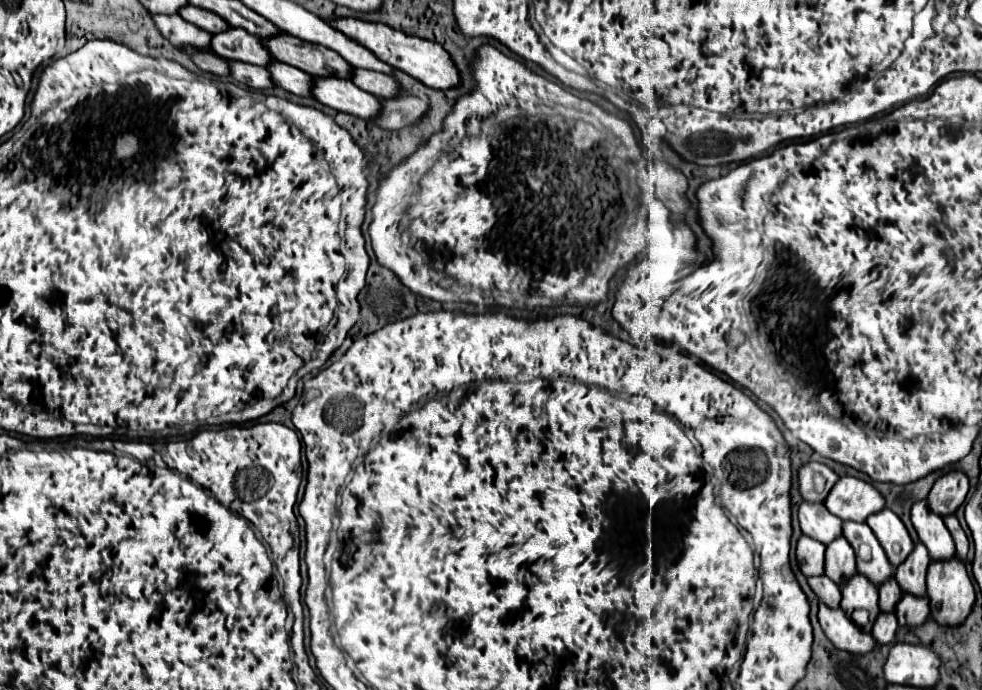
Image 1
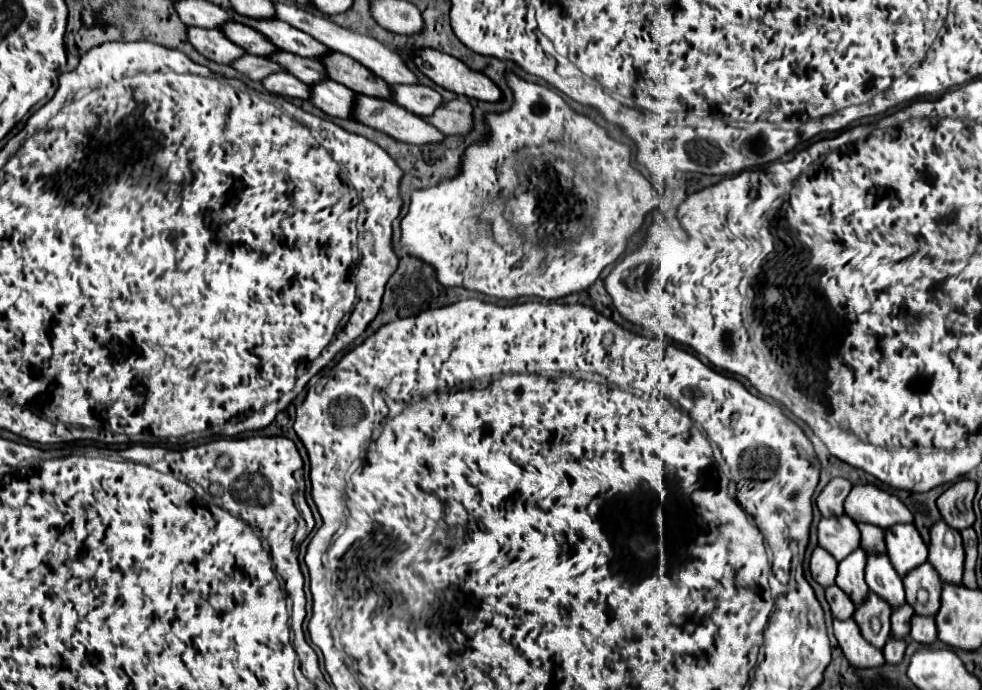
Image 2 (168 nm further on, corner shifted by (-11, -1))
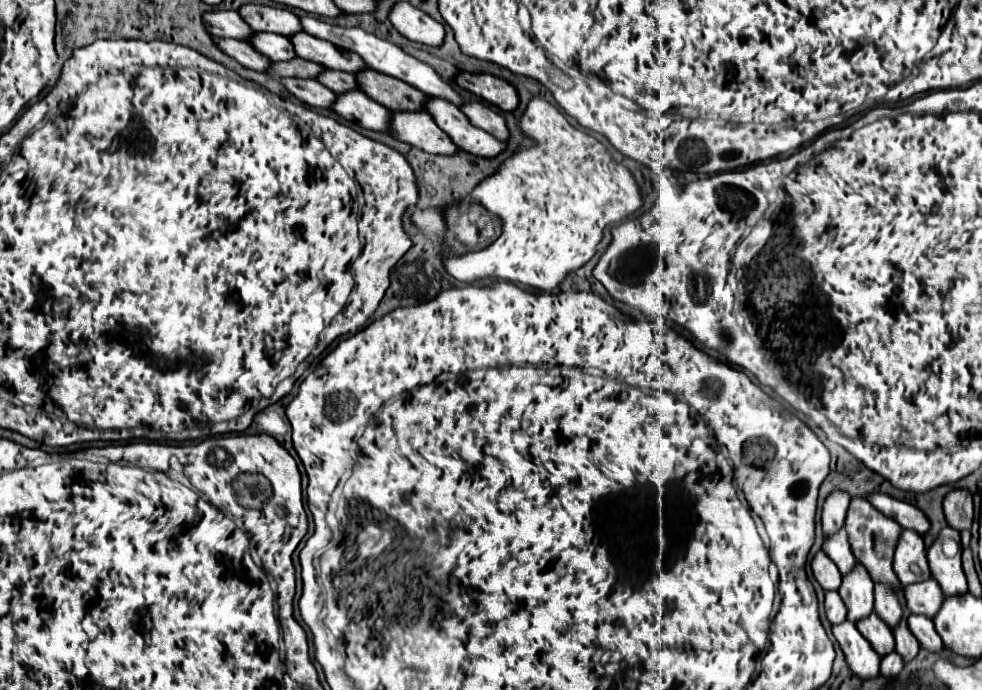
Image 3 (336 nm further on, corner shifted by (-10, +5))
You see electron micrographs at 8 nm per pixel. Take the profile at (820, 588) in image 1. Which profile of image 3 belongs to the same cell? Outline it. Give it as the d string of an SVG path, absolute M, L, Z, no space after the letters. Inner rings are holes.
M829 591L825 593L825 615L829 619L831 625L843 623L845 615L847 615L847 607L843 607L843 601L839 597L837 591Z

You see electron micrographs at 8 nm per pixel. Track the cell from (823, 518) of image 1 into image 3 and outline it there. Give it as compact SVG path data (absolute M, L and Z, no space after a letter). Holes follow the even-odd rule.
M841 529L835 535L831 535L831 537L825 539L823 551L831 557L831 561L837 565L837 569L841 571L841 575L847 575L855 567L855 563L857 563L855 557L853 557L853 553L851 553L851 549L849 549L845 529Z

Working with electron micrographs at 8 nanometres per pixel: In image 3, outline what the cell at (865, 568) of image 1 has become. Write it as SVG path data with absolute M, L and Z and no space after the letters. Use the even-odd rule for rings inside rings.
M875 583L875 613L893 629L901 619L901 605L897 601L895 589L891 585Z

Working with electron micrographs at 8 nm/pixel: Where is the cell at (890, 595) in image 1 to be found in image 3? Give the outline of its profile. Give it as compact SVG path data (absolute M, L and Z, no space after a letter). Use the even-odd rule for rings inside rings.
M901 619L901 623L893 629L893 635L895 635L895 651L899 651L899 655L903 655L903 661L909 663L919 651L919 641L911 635L905 619Z

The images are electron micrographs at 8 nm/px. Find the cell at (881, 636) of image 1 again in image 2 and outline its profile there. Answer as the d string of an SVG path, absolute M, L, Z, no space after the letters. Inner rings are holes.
M890 637L888 643L884 645L882 653L886 657L888 663L898 663L904 657L904 649L906 649L906 641L898 639L898 637Z

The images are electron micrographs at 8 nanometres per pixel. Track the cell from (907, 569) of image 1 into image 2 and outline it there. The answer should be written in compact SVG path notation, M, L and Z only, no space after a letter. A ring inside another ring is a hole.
M928 561L918 565L904 577L904 589L906 589L906 601L914 607L918 615L938 613L942 579Z

